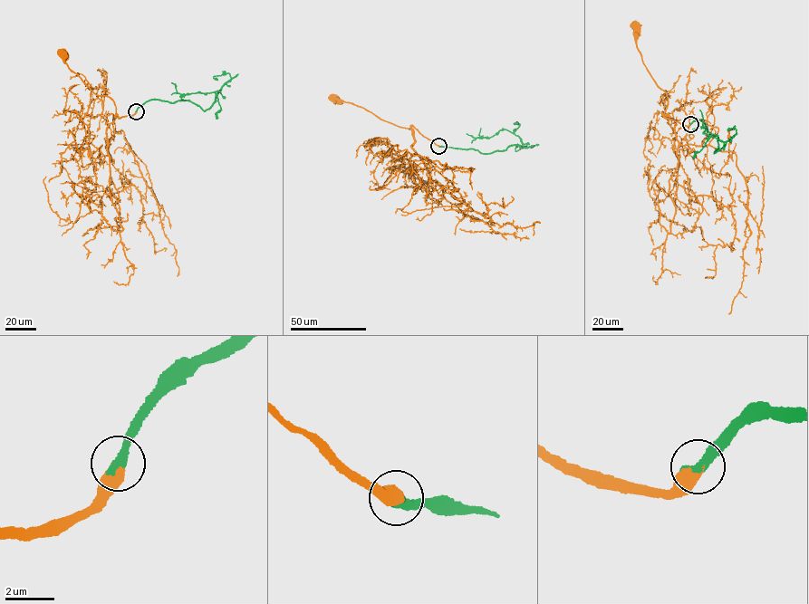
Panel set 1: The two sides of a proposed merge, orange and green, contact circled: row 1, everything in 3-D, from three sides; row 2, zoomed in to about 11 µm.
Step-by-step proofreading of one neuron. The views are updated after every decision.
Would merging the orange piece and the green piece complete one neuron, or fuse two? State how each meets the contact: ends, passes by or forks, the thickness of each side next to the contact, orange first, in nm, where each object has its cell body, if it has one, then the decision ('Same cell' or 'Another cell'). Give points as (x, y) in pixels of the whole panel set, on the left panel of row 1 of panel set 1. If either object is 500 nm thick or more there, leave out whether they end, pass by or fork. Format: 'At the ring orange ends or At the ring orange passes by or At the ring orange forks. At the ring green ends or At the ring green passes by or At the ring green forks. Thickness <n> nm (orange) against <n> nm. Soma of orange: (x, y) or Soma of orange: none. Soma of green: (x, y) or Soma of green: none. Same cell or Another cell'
Thickness 550 nm (orange) against 400 nm. Soma of orange: (62, 53). Soma of green: none. Same cell

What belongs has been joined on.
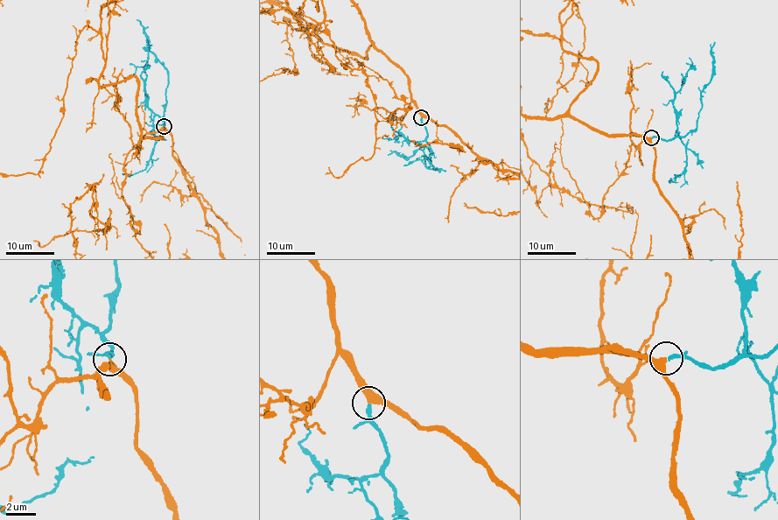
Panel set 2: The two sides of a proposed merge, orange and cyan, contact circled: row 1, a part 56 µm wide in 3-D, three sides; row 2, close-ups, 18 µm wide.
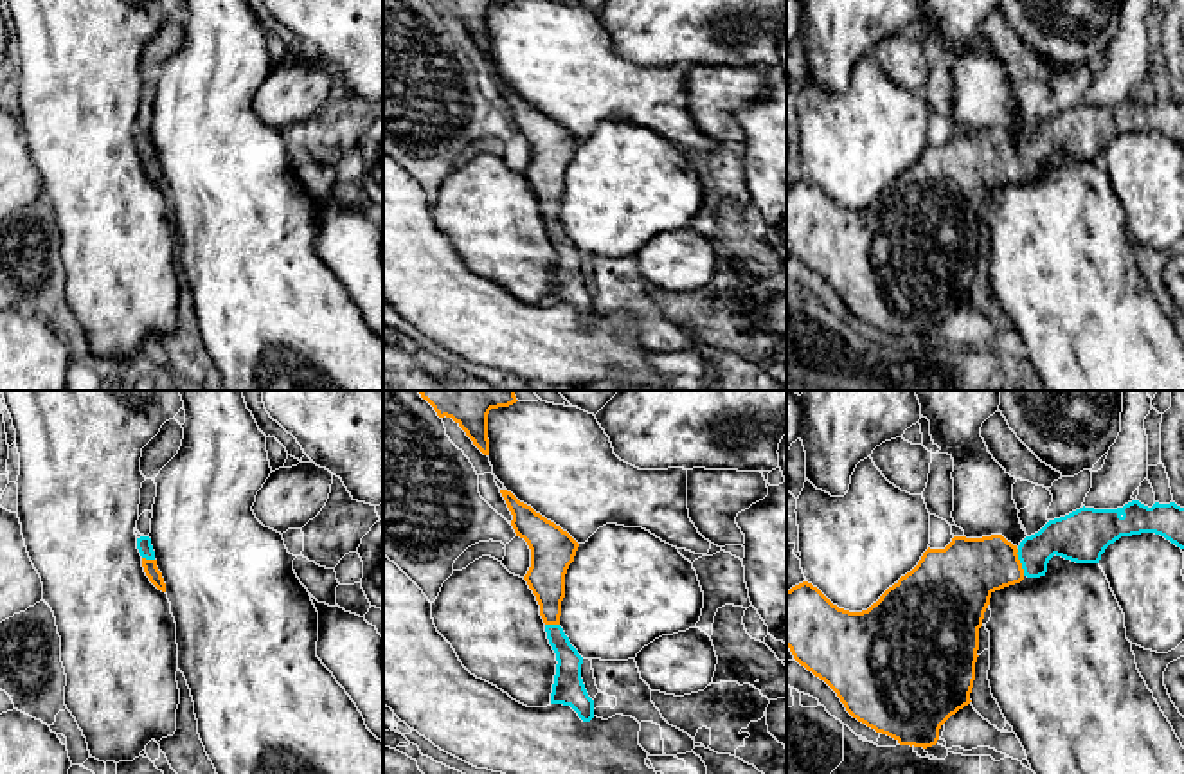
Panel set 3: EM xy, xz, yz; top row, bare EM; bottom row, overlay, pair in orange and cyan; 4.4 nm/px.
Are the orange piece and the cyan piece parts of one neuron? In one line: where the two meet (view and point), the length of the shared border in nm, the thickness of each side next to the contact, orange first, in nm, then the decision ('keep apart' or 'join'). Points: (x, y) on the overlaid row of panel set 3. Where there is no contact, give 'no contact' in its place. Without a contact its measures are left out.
yz (1019, 562) | 120 nm | 300/190 nm | join

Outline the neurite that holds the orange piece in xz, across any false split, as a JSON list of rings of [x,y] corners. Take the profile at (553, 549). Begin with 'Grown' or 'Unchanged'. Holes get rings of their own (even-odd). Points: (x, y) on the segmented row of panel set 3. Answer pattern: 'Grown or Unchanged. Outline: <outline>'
Grown. Outline: [[[500,490],[500,493],[513,515],[511,526],[516,536],[524,538],[531,549],[531,567],[524,580],[536,596],[547,639],[558,661],[551,704],[570,706],[583,722],[590,722],[594,700],[581,679],[583,657],[560,626],[565,574],[579,544],[560,526],[520,502],[511,491]]]

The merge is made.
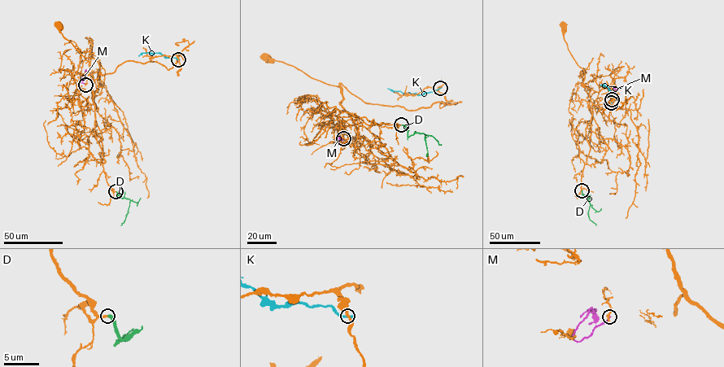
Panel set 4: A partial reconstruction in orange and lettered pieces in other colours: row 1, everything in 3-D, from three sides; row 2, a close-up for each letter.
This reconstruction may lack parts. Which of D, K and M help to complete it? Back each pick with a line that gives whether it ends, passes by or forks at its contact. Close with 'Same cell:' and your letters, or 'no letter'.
D: it ends
Same cell: D

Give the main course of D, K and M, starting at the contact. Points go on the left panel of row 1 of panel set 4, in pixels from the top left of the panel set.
D: (115, 191), (117, 196), (129, 199), (127, 214), (120, 225)
K: (178, 59), (166, 58), (158, 53), (141, 53), (138, 55)
M: (85, 85), (79, 82), (83, 80), (85, 71), (89, 70)

